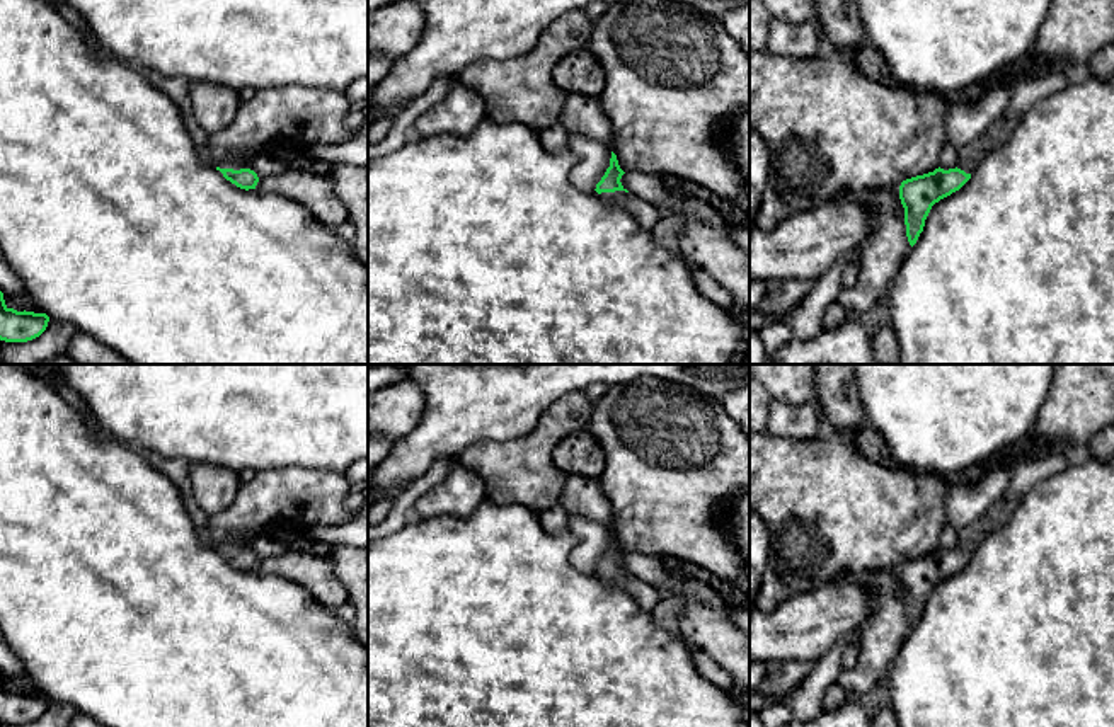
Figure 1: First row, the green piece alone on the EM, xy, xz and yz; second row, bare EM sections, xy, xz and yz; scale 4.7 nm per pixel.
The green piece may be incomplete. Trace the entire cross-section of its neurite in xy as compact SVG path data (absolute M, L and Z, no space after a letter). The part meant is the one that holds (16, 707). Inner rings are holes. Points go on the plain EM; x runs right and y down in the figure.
M0 673L0 722L27 724L39 718L48 708L46 695L17 693L9 690Z

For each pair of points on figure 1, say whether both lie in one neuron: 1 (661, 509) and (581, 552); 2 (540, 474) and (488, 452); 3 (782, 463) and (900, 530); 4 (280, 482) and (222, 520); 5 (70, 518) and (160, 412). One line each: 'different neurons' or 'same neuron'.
1: different neurons
2: same neuron
3: same neuron
4: same neuron
5: different neurons

